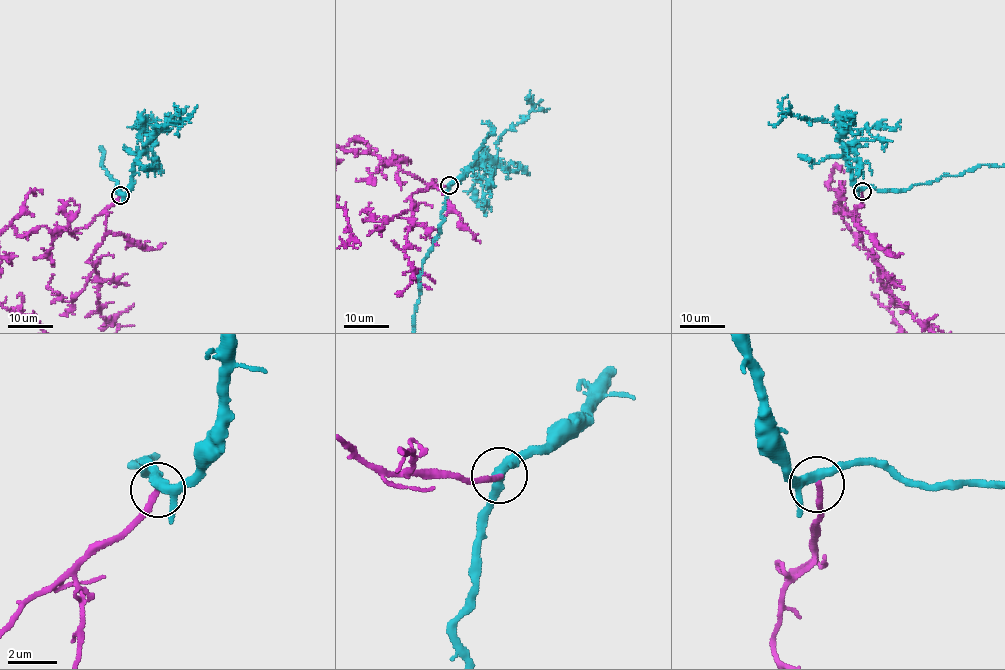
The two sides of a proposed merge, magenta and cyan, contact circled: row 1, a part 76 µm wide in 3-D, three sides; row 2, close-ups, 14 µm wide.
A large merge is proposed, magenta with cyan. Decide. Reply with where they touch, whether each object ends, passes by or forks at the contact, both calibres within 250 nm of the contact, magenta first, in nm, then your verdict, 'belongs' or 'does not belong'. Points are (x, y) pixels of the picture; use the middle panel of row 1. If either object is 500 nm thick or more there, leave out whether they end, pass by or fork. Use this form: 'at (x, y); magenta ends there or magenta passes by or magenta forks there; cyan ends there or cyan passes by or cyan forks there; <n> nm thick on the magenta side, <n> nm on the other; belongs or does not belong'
at (449, 185); magenta ends there; cyan forks there; 280 nm thick on the magenta side, 320 nm on the other; does not belong

